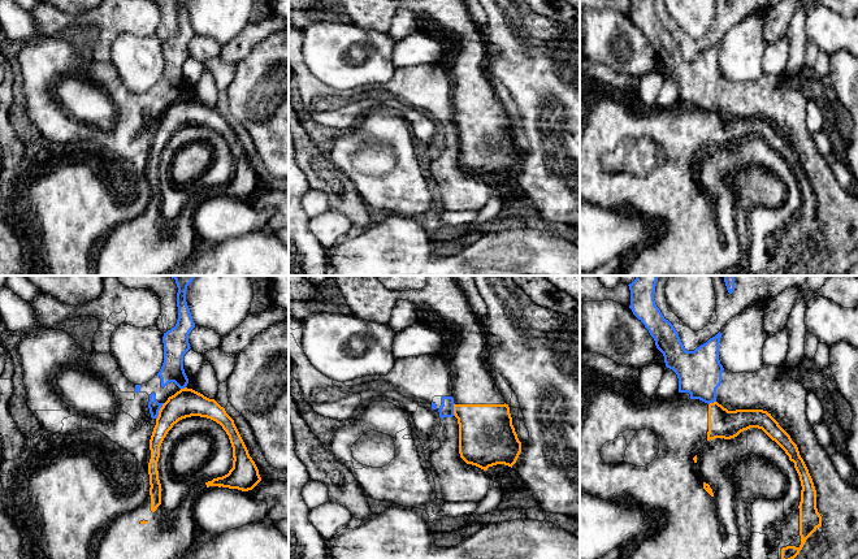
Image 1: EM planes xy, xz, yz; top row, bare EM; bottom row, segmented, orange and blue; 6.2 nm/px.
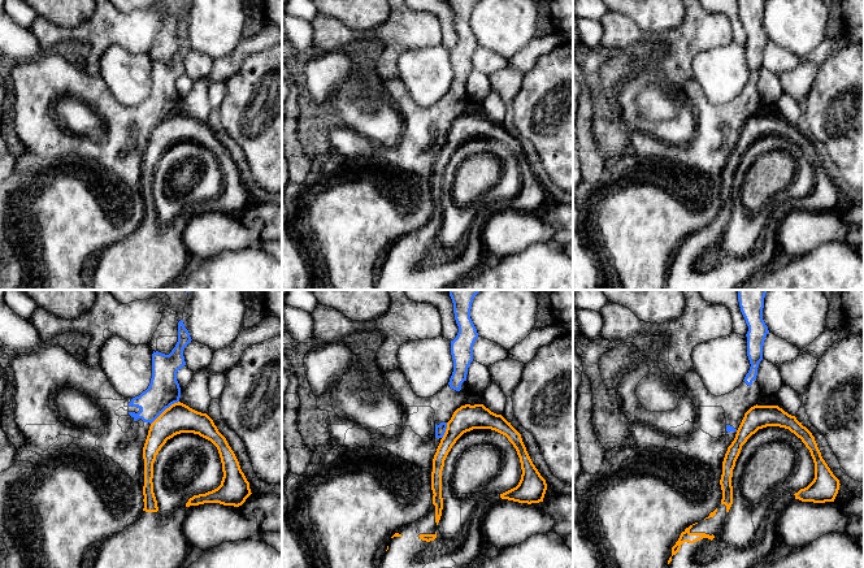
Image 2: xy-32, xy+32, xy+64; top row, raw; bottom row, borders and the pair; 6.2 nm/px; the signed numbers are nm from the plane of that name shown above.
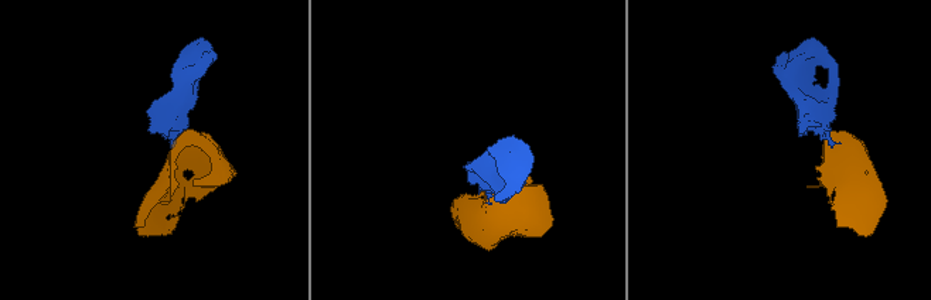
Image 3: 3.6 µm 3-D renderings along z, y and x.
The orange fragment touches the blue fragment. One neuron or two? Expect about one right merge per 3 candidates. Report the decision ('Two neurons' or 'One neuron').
Two neurons

